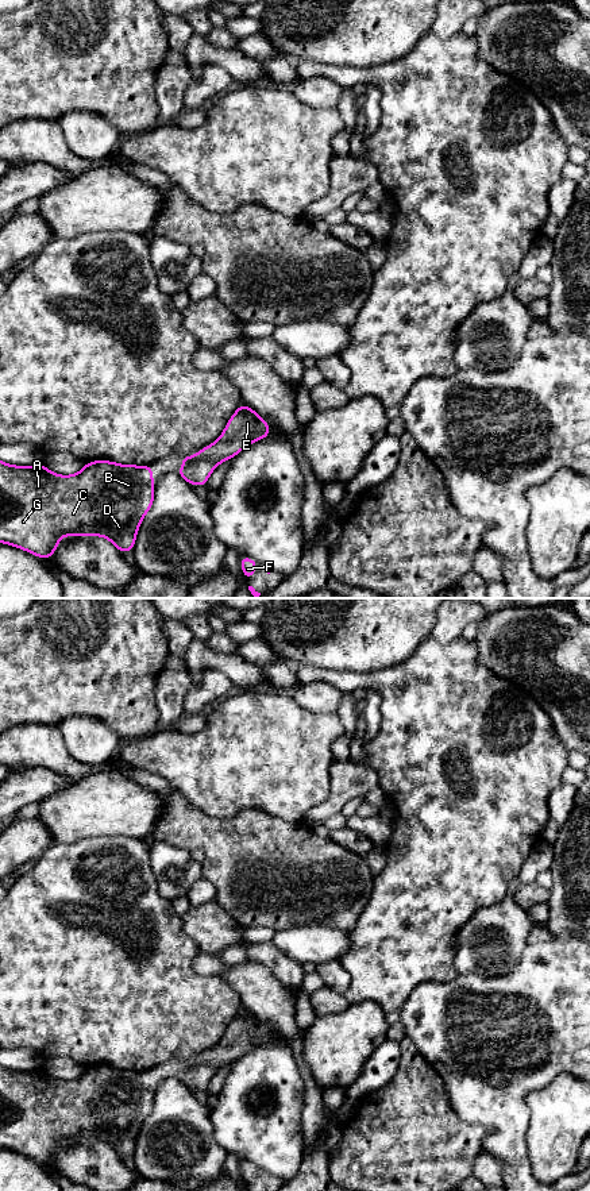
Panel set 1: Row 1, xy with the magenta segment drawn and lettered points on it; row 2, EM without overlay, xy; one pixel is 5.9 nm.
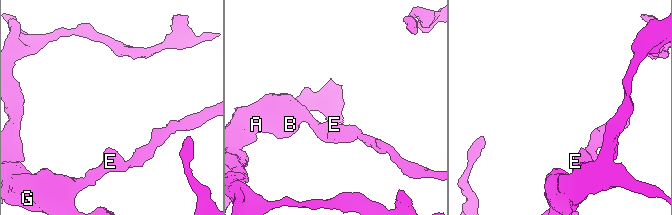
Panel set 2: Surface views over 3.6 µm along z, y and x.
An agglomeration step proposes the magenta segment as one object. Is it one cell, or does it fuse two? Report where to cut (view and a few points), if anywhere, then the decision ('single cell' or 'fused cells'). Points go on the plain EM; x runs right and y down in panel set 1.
cut none; single cell

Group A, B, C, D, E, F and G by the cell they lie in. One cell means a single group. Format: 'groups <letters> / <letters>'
groups A B C D E F G

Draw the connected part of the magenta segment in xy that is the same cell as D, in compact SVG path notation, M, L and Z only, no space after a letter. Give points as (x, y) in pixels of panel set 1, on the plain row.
M0 1065L0 1148L22 1153L47 1165L63 1141L103 1141L113 1148L120 1159L134 1156L138 1134L154 1107L153 1072L119 1069L111 1065L88 1067L77 1079L59 1080L42 1067L30 1072Z

